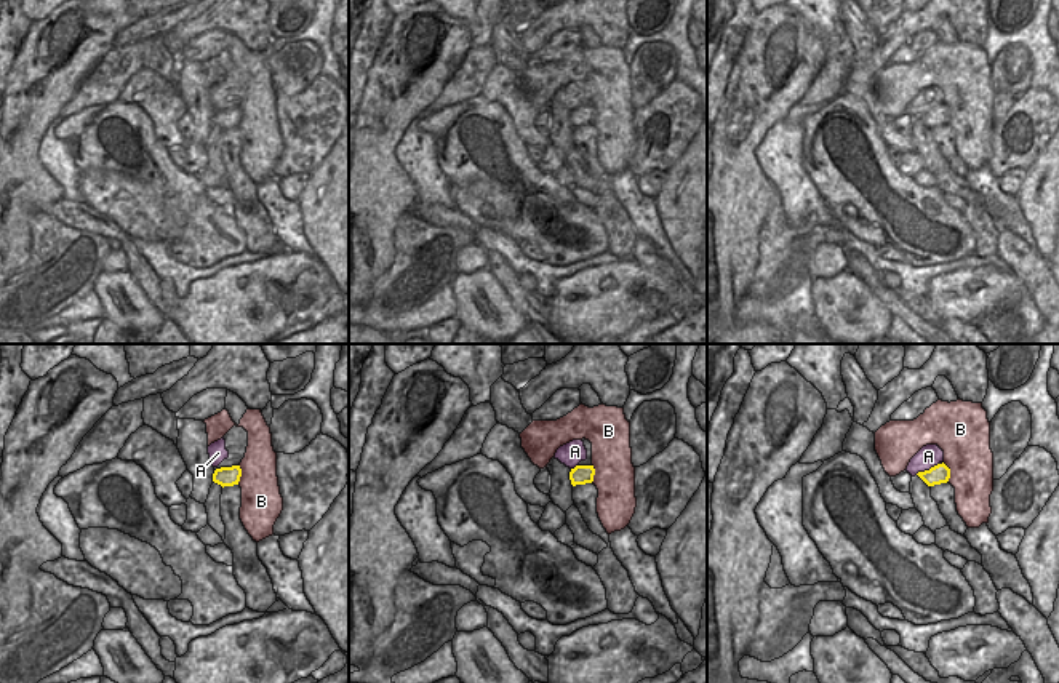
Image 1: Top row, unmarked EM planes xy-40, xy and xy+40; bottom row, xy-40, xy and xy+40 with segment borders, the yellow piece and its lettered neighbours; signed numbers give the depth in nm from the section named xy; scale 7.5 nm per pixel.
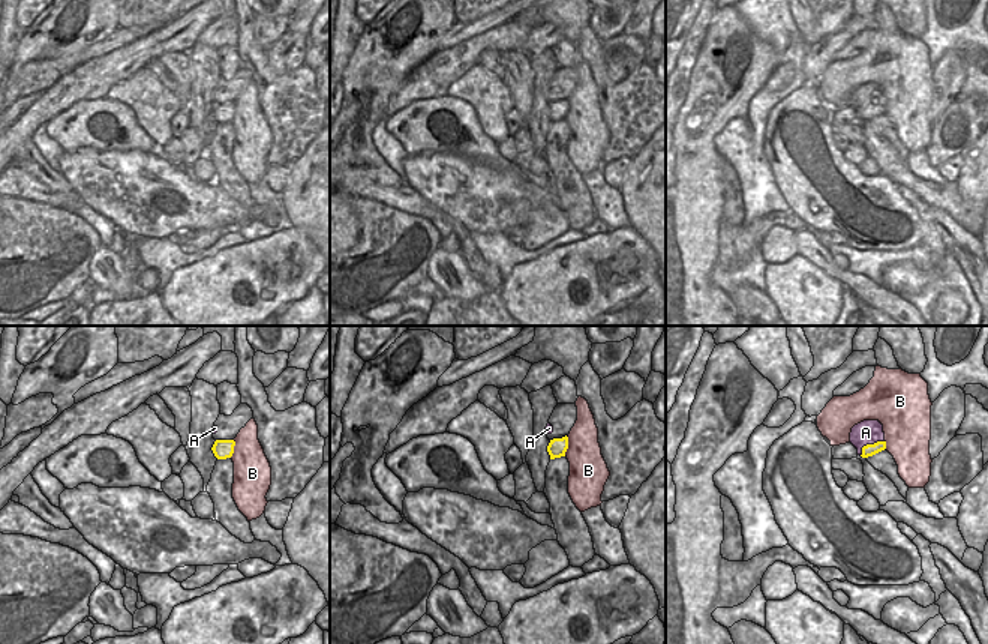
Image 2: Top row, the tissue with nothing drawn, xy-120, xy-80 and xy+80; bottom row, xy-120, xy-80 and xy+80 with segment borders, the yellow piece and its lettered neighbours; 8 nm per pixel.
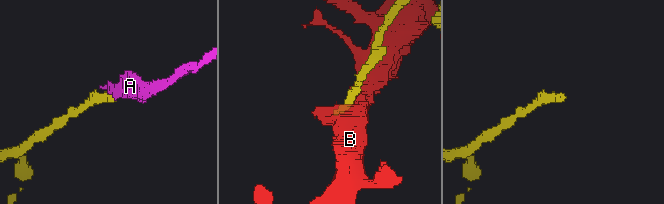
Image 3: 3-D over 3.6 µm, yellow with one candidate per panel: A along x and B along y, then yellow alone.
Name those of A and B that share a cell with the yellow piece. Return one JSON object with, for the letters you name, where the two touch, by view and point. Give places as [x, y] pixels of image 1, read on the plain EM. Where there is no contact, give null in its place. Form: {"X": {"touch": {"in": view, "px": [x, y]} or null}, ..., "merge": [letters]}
{"A": {"touch": {"in": "xy+40", "px": [927, 112]}}, "merge": ["A"]}

